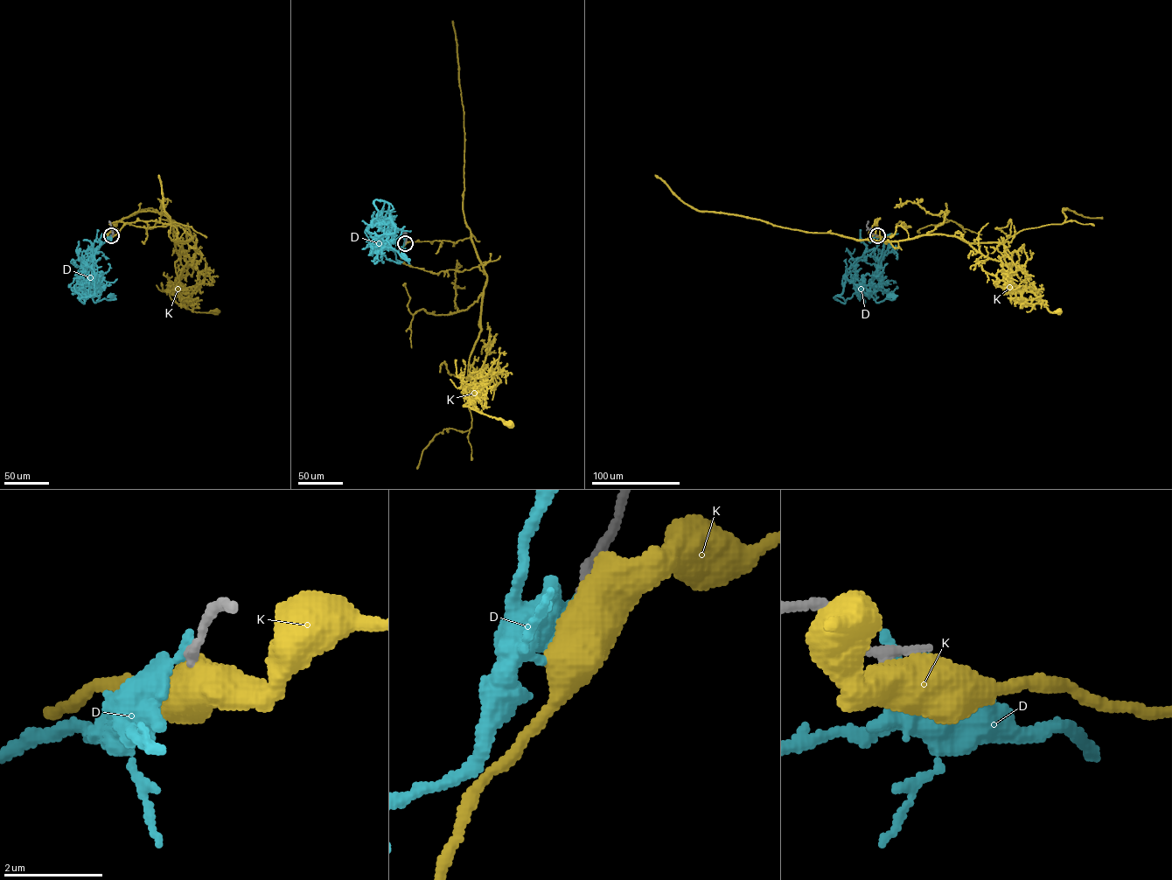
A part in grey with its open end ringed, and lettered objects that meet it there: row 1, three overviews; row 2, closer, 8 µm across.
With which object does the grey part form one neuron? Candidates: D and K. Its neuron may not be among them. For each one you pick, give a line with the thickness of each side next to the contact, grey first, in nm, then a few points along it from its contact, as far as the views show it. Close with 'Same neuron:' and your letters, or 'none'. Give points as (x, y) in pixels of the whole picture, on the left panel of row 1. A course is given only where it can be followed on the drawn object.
Same neuron: none

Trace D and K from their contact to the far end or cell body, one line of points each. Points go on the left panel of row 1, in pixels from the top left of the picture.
D: (111, 235), (96, 247), (87, 273), (94, 303), (110, 300), (110, 296)
K: (111, 235), (138, 220), (174, 226), (177, 240), (190, 234), (174, 243), (180, 286), (170, 297), (216, 311)

